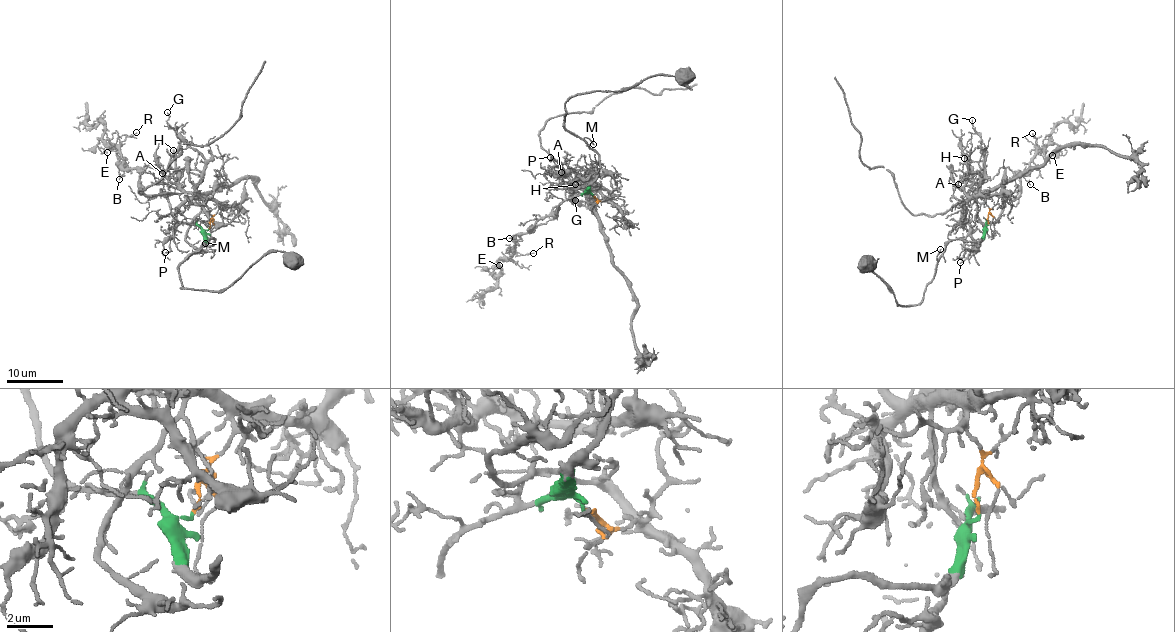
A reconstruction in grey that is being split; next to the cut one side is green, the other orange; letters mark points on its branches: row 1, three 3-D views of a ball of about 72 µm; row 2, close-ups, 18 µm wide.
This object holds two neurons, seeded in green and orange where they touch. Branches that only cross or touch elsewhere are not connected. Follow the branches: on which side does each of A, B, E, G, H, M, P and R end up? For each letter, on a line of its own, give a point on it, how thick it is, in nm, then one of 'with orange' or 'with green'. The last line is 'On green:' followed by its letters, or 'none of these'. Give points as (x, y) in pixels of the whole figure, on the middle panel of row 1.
A: (561, 172) | 120 nm | with orange
B: (509, 238) | 130 nm | with green
E: (499, 265) | 110 nm | with green
G: (575, 200) | 90 nm | with orange
H: (575, 184) | 90 nm | with orange
M: (593, 144) | 190 nm | with green
P: (550, 157) | 110 nm | with orange
R: (533, 253) | 90 nm | with green
On green: B, E, M, R

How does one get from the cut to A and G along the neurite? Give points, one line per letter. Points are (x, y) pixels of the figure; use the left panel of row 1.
A: (208, 228), (218, 205), (202, 197), (194, 197), (169, 175), (171, 167), (162, 173)
G: (208, 228), (218, 205), (202, 197), (194, 197), (182, 188), (176, 169), (179, 137), (168, 123), (167, 112)

